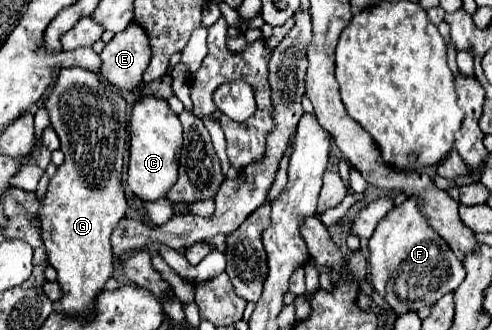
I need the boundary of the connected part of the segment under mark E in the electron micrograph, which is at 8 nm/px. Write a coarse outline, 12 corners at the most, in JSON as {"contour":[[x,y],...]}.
{"contour":[[130,24],[100,54],[100,76],[122,92],[142,82],[148,36]]}

